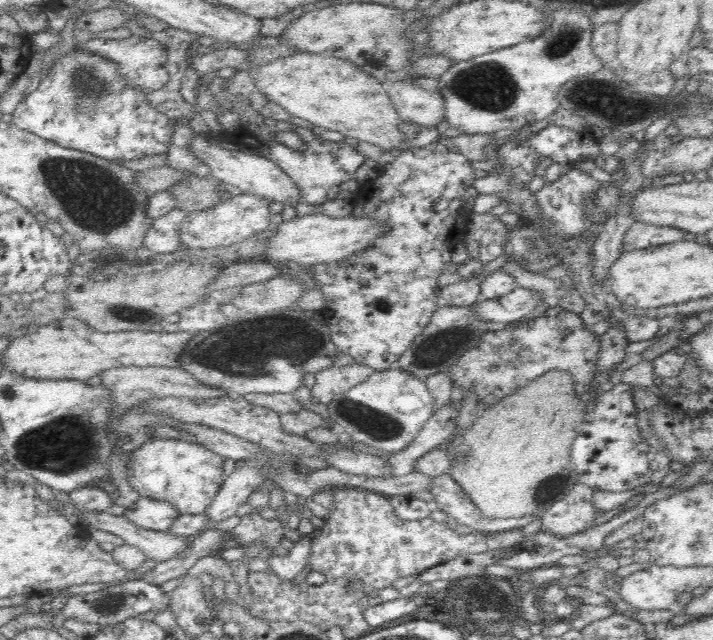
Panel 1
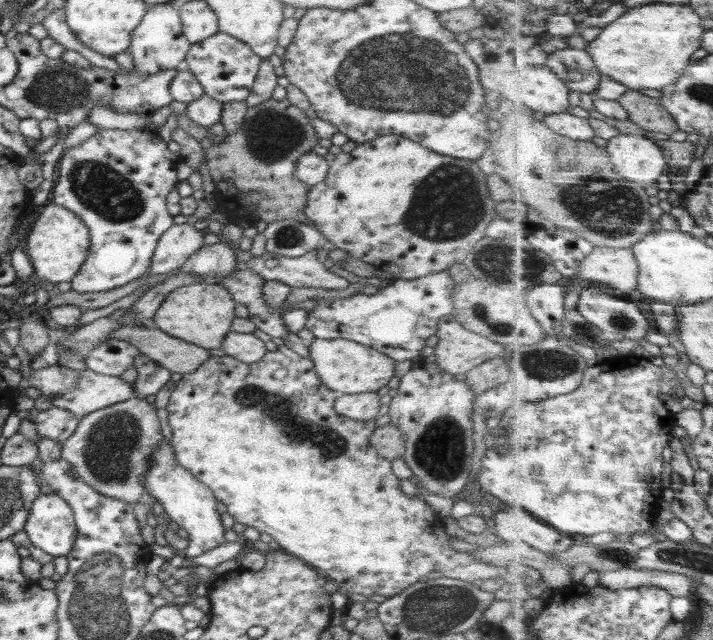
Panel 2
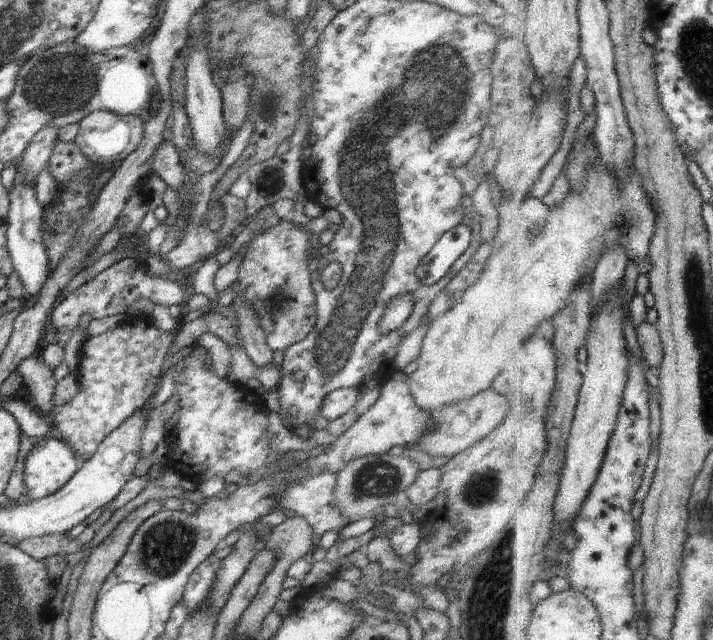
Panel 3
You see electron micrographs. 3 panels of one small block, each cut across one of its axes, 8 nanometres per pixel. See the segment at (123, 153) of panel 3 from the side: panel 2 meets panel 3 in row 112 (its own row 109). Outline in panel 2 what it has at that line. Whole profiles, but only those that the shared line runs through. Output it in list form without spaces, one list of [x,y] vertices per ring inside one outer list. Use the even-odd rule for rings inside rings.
[[[104,105],[91,108],[87,121],[104,130],[144,129],[153,124],[148,114],[119,113],[112,107]]]

